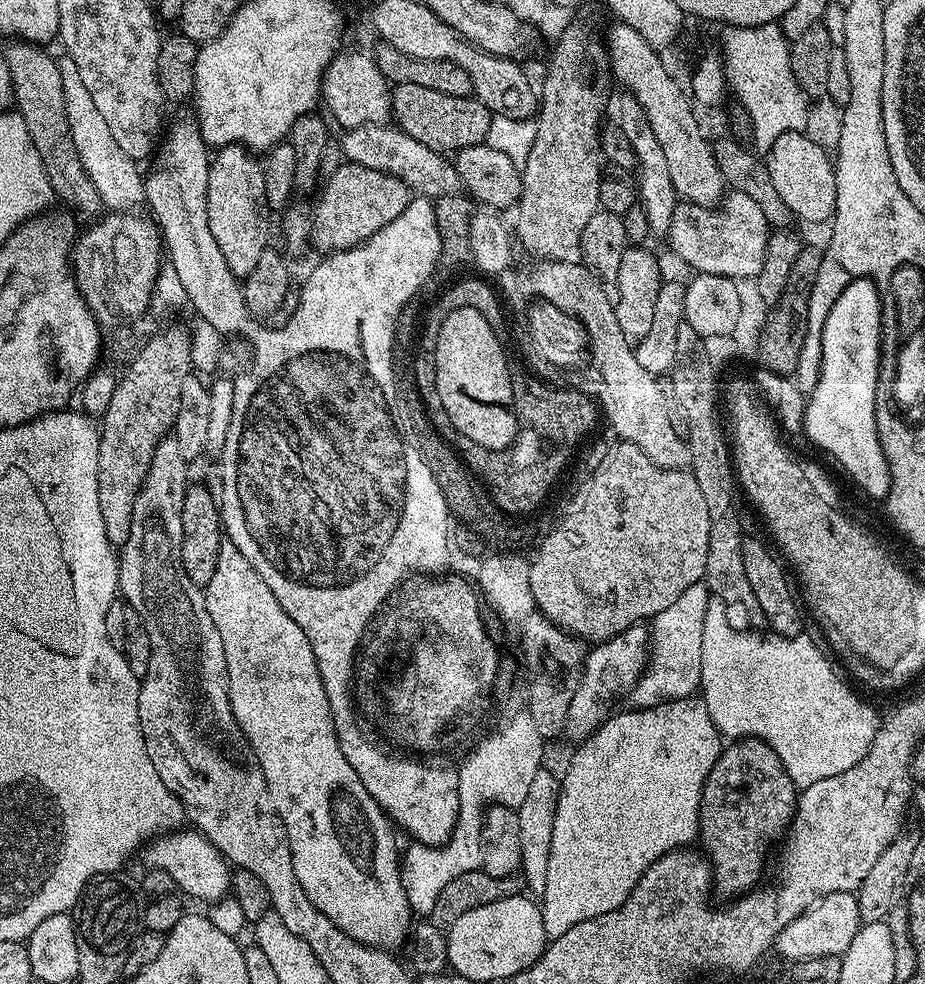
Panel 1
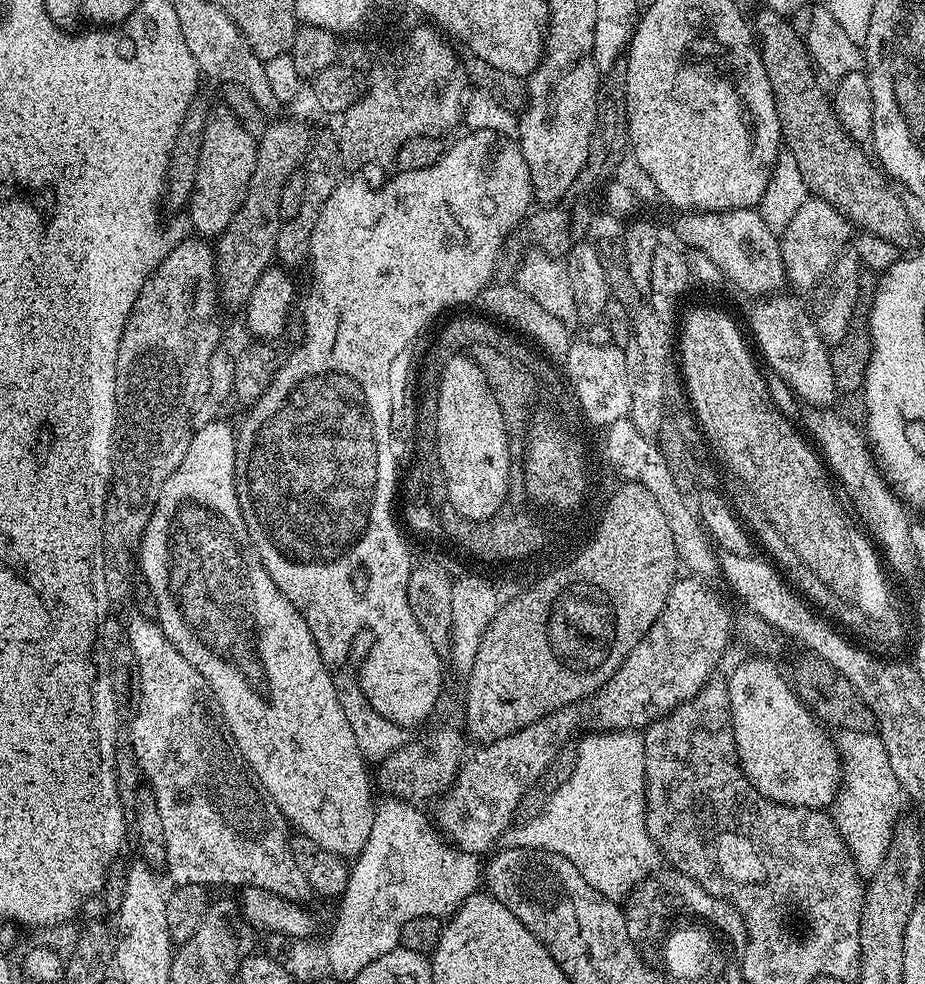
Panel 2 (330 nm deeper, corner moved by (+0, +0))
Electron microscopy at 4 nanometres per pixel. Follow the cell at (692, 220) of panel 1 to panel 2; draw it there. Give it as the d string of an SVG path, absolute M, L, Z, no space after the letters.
M809 198L798 206L798 214L790 218L790 226L779 233L782 262L785 266L787 283L796 288L815 289L831 270L836 257L849 243L853 235L853 225L830 201Z

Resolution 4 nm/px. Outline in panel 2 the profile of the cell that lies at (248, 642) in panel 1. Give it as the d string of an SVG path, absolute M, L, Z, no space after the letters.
M217 418L210 420L206 424L201 424L193 431L192 441L190 446L186 450L186 458L182 458L182 462L178 462L178 470L174 470L174 474L170 474L169 478L162 485L161 493L158 494L157 505L154 506L154 512L149 520L149 524L146 526L143 533L141 533L138 539L138 545L140 545L140 556L138 552L138 572L144 575L144 580L148 583L148 588L152 591L152 600L156 603L156 613L154 613L154 619L160 628L166 634L166 638L170 638L170 642L178 650L178 654L182 654L182 658L186 658L186 662L190 662L190 666L194 666L198 670L198 674L202 674L202 678L206 678L208 683L208 689L211 690L212 695L220 709L220 715L226 725L226 731L236 749L240 753L243 763L247 764L252 769L253 776L260 781L260 785L268 791L268 796L278 806L278 810L282 810L282 814L288 820L289 825L299 835L305 836L308 839L312 839L322 846L324 850L332 851L334 854L343 858L355 858L360 855L360 851L366 846L366 838L370 838L370 826L374 826L374 814L376 809L374 807L374 799L372 800L372 788L374 792L374 784L370 779L370 768L366 763L366 757L358 750L358 742L354 739L354 734L350 730L350 722L346 722L346 713L343 712L341 704L338 702L338 694L336 693L336 682L333 673L327 672L324 669L324 660L320 657L321 645L318 643L315 636L312 635L312 628L308 625L308 621L302 618L302 614L298 614L298 610L294 605L289 602L282 594L282 590L278 590L278 586L274 586L274 582L270 578L268 569L264 567L263 562L256 557L256 550L248 537L248 531L246 530L246 522L242 518L242 510L238 506L238 494L236 493L236 432L228 424L223 424L223 419Z

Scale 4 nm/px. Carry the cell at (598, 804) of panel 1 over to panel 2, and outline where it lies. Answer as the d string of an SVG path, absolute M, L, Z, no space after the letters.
M639 731L631 732L589 732L579 737L575 745L576 761L574 774L566 778L558 790L546 802L546 806L538 814L538 818L523 821L523 841L534 842L536 848L543 852L562 854L562 858L570 858L574 866L578 866L578 874L594 886L602 895L609 898L621 898L635 884L651 877L661 867L662 857L656 844L646 830L646 814L644 813L644 775L646 774L646 758L644 757L644 738Z

